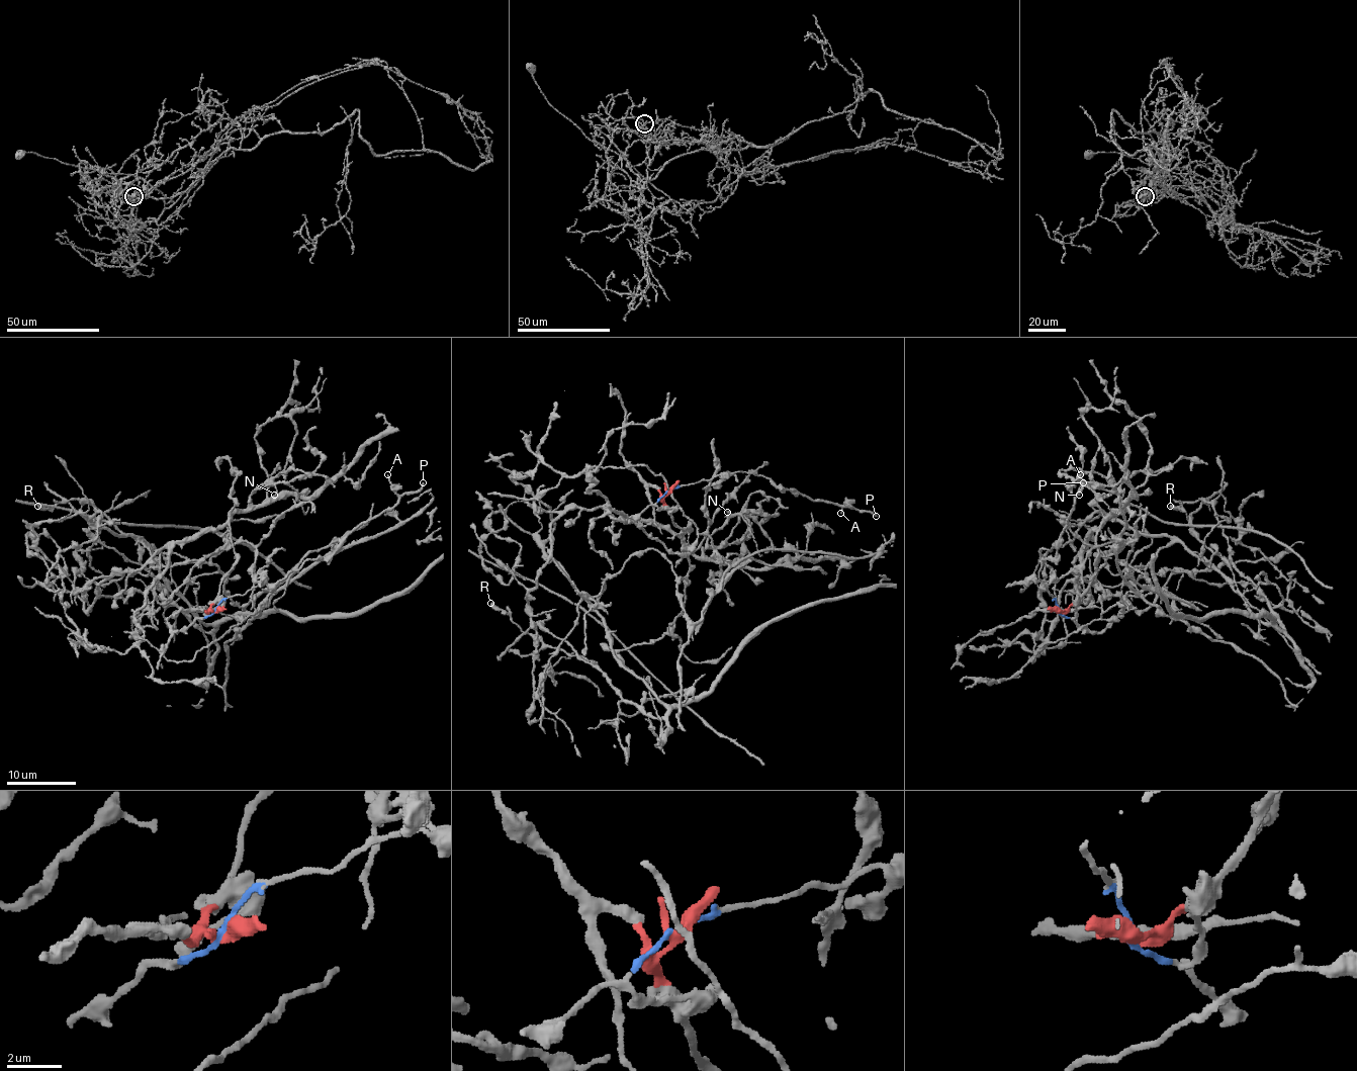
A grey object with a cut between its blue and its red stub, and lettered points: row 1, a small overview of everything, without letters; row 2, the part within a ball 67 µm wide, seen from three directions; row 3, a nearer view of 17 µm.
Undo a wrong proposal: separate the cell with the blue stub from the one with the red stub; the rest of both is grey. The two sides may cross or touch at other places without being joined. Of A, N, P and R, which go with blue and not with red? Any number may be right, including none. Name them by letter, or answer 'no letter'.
A, P

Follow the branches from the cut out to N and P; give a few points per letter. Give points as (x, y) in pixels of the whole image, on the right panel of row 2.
N: (1059, 611), (1078, 597), (1095, 570), (1097, 529), (1123, 509), (1114, 494), (1092, 484), (1080, 486), (1078, 495)
P: (1059, 611), (1042, 585), (1038, 570), (1042, 560), (1058, 553), (1058, 538), (1083, 482)

